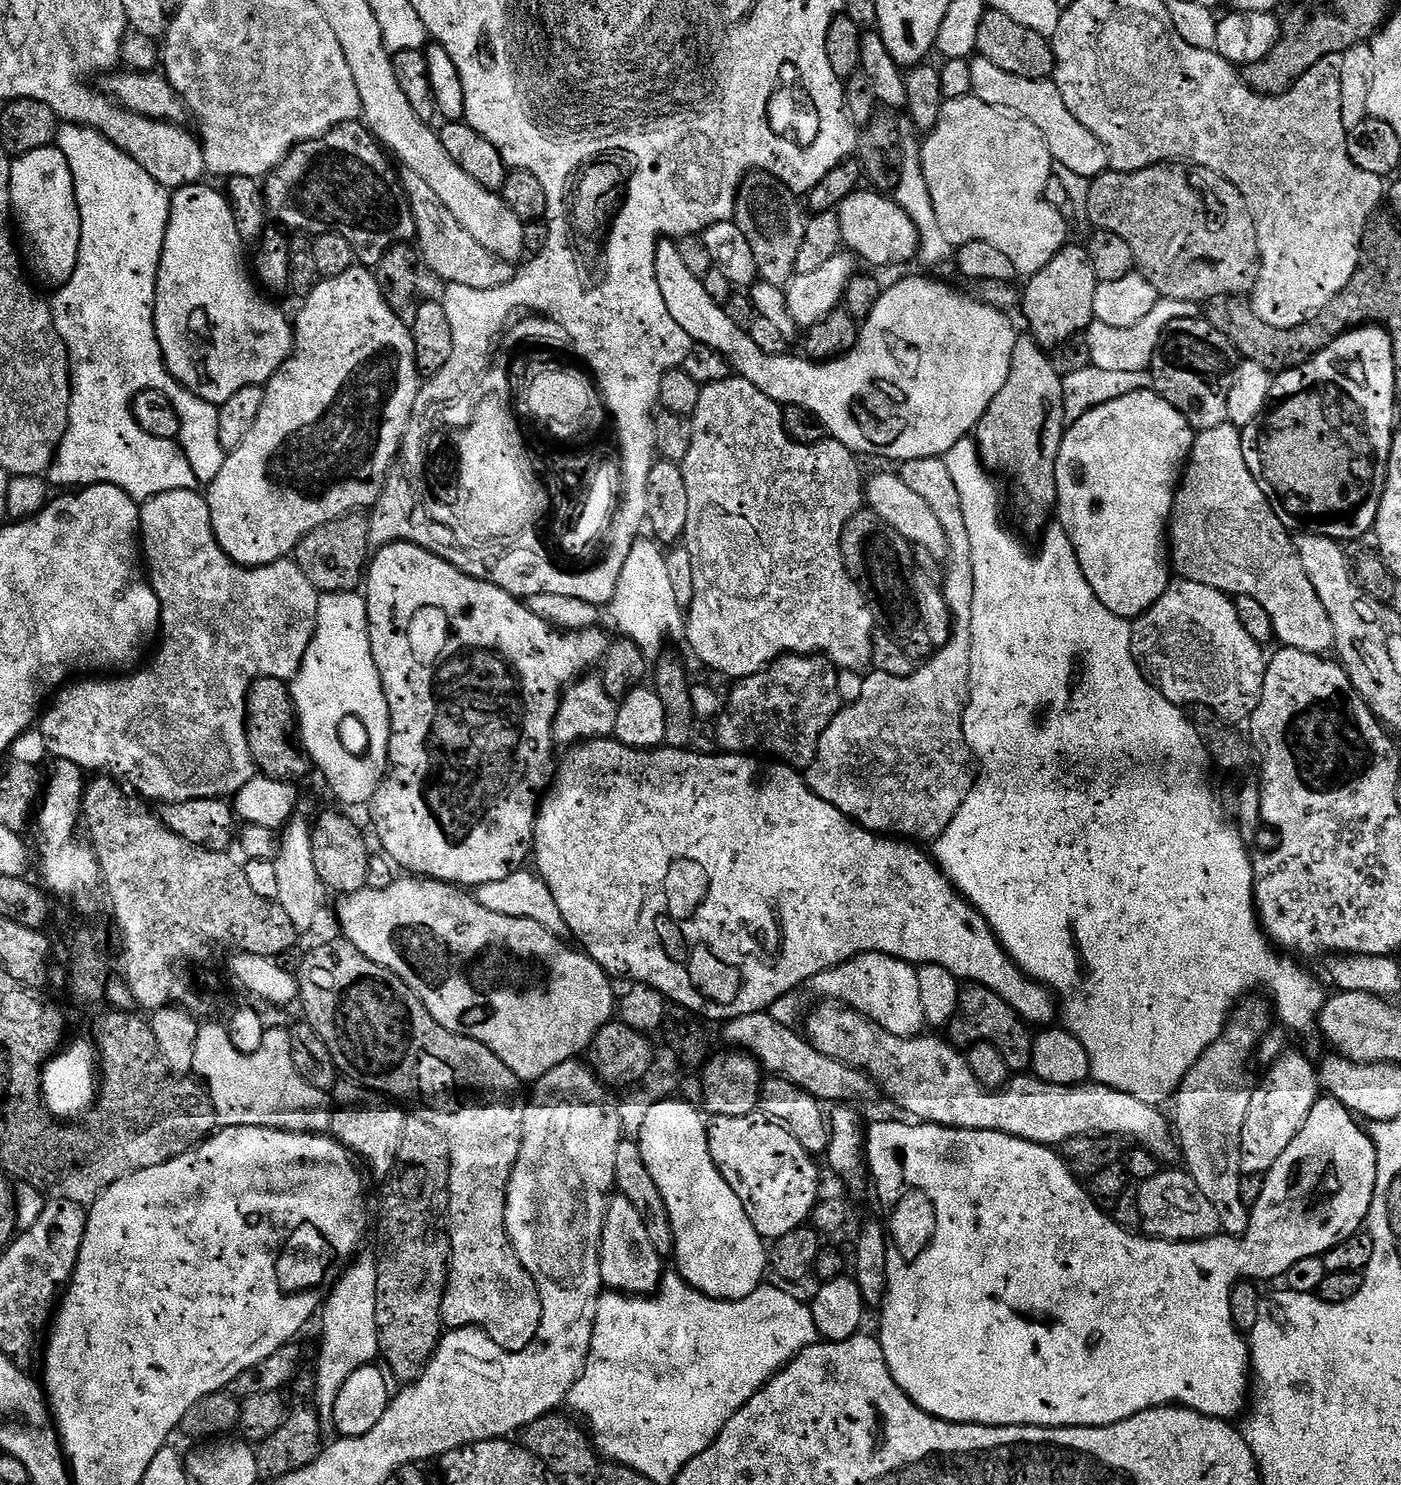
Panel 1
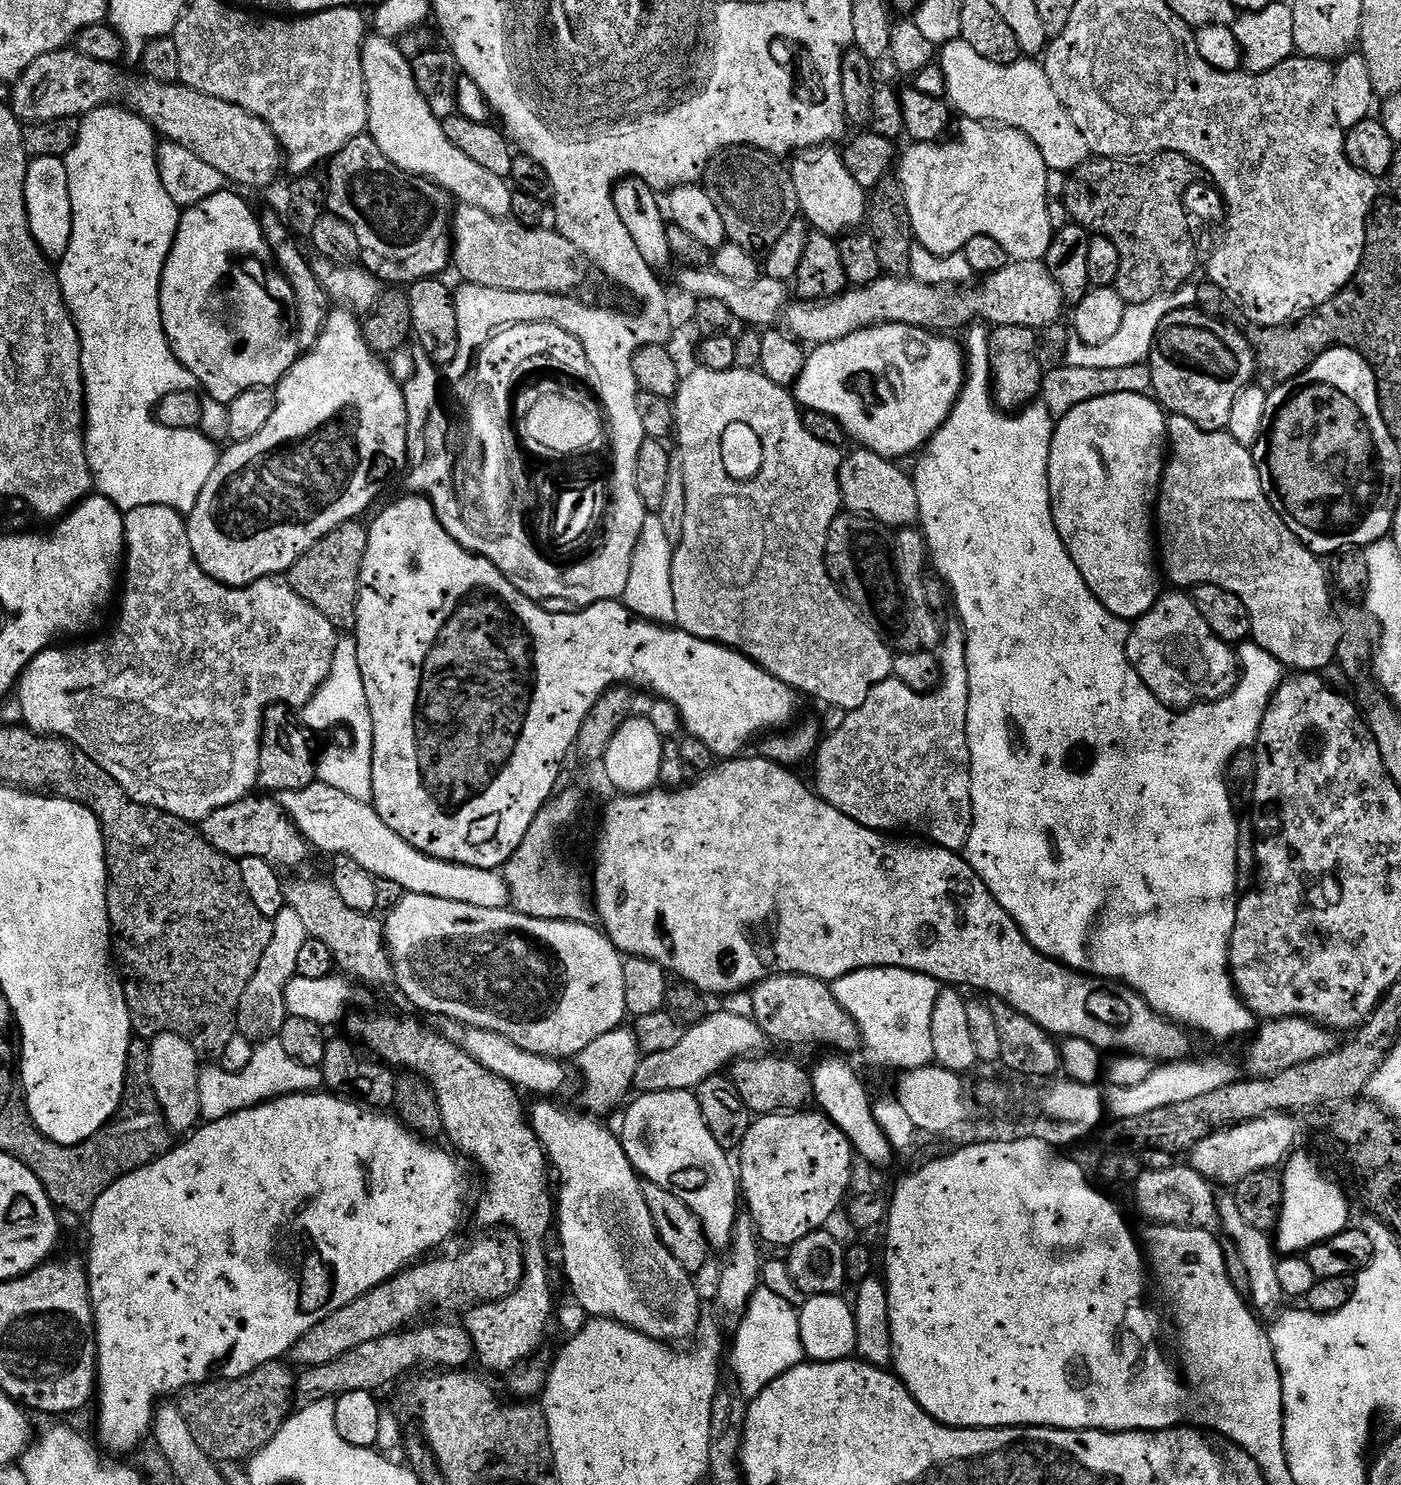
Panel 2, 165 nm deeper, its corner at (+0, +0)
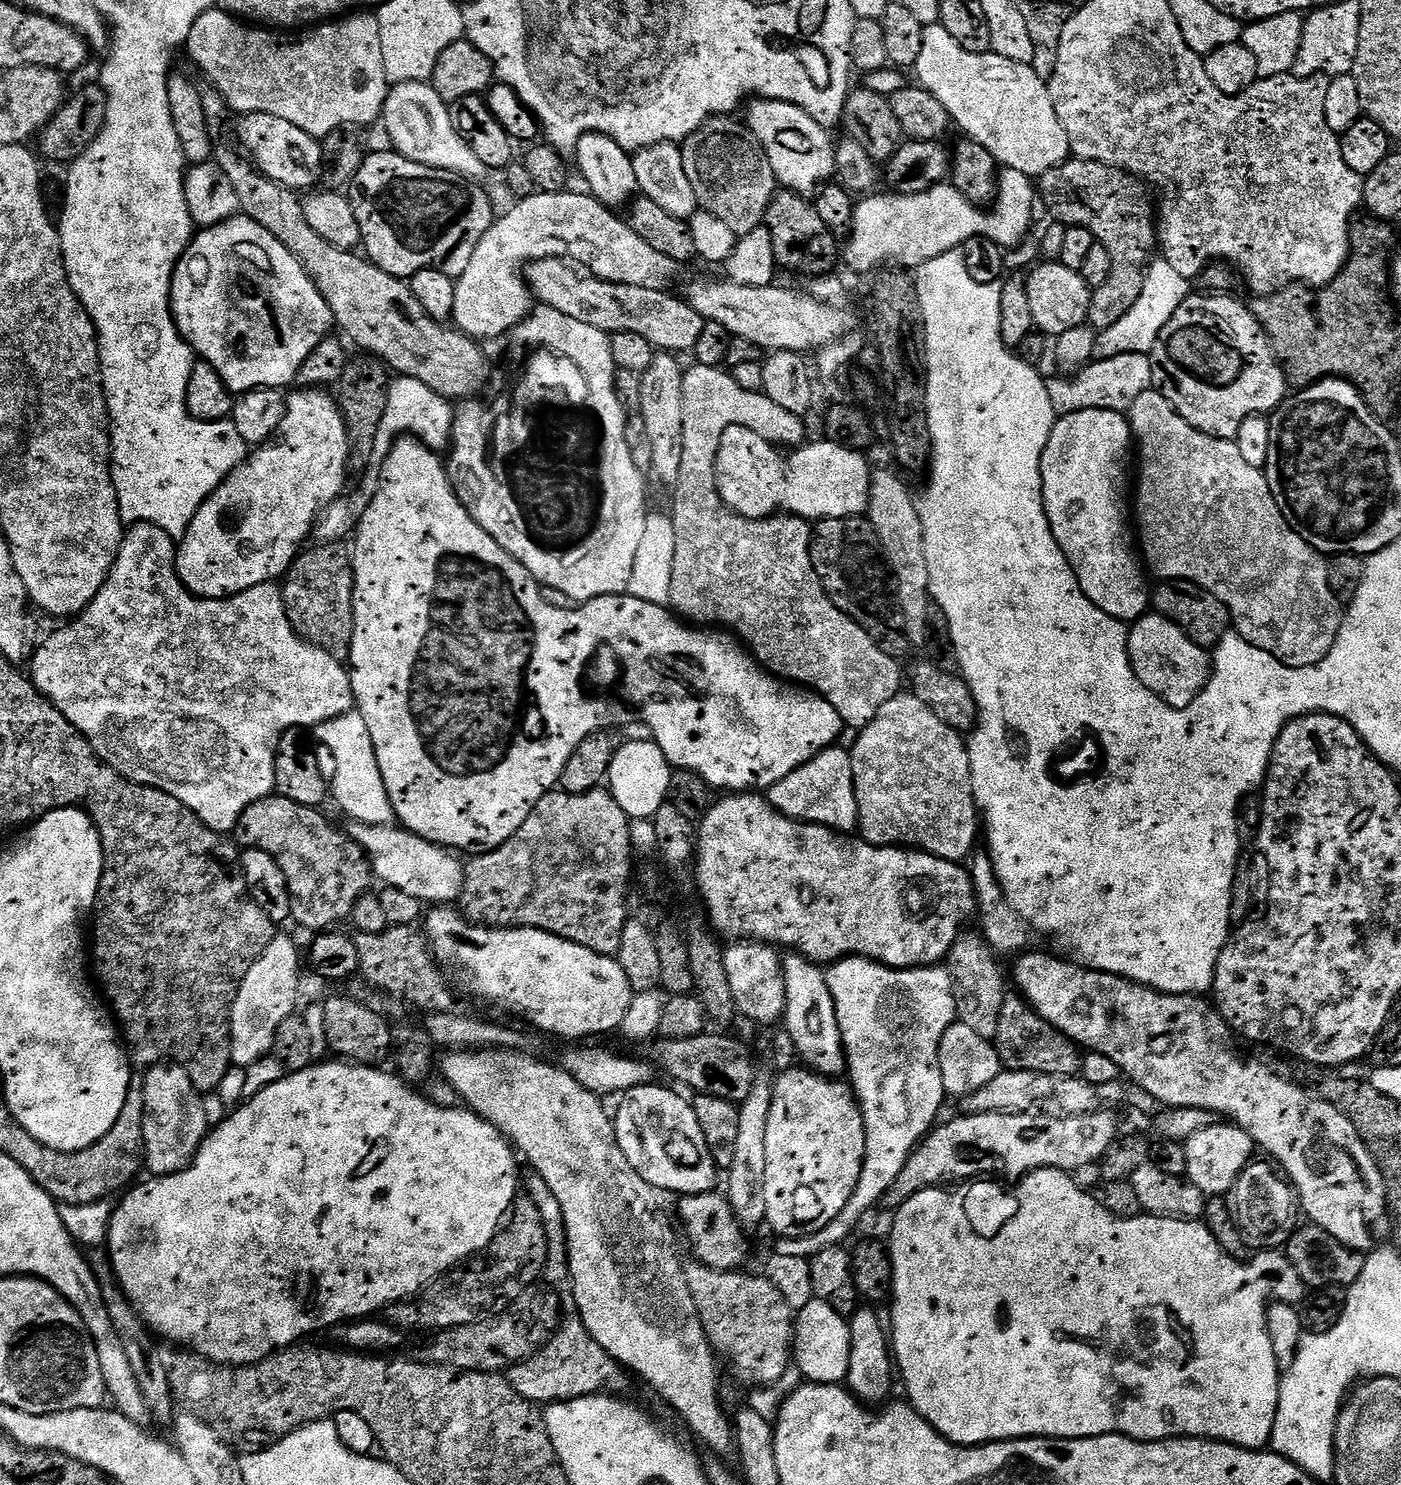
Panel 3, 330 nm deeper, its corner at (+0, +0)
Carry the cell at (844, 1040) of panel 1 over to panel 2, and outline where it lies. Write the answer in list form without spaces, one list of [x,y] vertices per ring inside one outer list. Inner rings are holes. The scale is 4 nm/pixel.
[[[798,974],[772,976],[751,989],[750,996],[752,996],[750,1015],[769,1041],[777,1040],[780,1044],[833,1044],[837,1048],[833,1049],[840,1054],[848,1054],[844,1052],[852,1052],[855,1048],[861,1047],[860,1029],[852,1021],[850,1014],[846,1014],[846,1010],[838,1006],[831,987],[823,980]]]

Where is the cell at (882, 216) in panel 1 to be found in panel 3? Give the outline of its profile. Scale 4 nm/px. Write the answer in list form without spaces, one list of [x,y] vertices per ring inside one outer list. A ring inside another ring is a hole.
[[[763,98],[753,99],[747,108],[747,131],[760,143],[762,150],[766,150],[766,158],[770,158],[776,183],[781,189],[811,197],[837,175],[836,144],[828,137],[831,136],[829,129],[814,122],[806,110],[790,102]]]

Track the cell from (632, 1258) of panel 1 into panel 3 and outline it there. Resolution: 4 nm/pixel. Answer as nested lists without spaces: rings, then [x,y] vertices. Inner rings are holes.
[[[506,1048],[452,1050],[445,1055],[448,1057],[444,1061],[442,1059],[439,1061],[438,1072],[444,1075],[445,1082],[465,1100],[461,1101],[471,1111],[477,1112],[483,1120],[490,1122],[503,1136],[508,1137],[517,1153],[523,1159],[525,1156],[536,1167],[533,1168],[535,1175],[541,1176],[546,1182],[546,1186],[550,1186],[554,1198],[558,1198],[558,1206],[562,1206],[562,1218],[566,1226],[568,1261],[570,1262],[570,1274],[572,1275],[572,1293],[576,1303],[576,1315],[582,1318],[582,1322],[586,1326],[586,1330],[590,1330],[594,1342],[598,1342],[598,1346],[602,1346],[602,1350],[606,1350],[606,1354],[610,1354],[616,1360],[616,1363],[627,1369],[633,1377],[641,1376],[684,1419],[689,1430],[706,1447],[713,1448],[716,1451],[713,1453],[724,1454],[720,1452],[728,1451],[731,1453],[734,1448],[734,1424],[730,1416],[724,1413],[723,1406],[720,1405],[720,1376],[716,1373],[718,1356],[712,1347],[712,1343],[708,1340],[706,1330],[700,1321],[698,1306],[690,1294],[690,1286],[686,1282],[686,1274],[684,1273],[684,1264],[682,1259],[680,1260],[679,1254],[676,1253],[676,1232],[672,1229],[667,1214],[660,1209],[659,1198],[661,1199],[661,1197],[658,1195],[657,1189],[643,1180],[638,1174],[638,1170],[634,1170],[634,1166],[630,1166],[626,1154],[622,1154],[622,1150],[618,1146],[613,1117],[610,1112],[604,1109],[605,1101],[601,1097],[595,1096],[590,1090],[586,1090],[586,1086],[578,1083],[570,1073],[564,1071],[563,1067],[556,1065],[555,1068],[552,1064],[546,1064],[542,1060],[535,1060],[532,1056],[524,1055],[528,1054],[520,1050]]]

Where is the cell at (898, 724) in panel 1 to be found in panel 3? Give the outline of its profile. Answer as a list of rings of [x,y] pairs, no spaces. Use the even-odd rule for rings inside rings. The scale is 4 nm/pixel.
[[[898,694],[874,714],[874,722],[859,729],[852,754],[854,790],[858,798],[859,835],[876,848],[907,848],[929,852],[940,860],[964,862],[976,844],[978,809],[972,793],[972,771],[965,737],[956,732],[930,706],[911,694]]]

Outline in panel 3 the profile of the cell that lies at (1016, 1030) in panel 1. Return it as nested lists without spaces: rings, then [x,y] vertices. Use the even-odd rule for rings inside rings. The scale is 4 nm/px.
[[[1019,994],[1005,995],[1002,1002],[1002,1015],[998,1017],[998,1034],[995,1038],[996,1052],[1000,1055],[1001,1065],[1009,1072],[1026,1070],[1038,1074],[1054,1074],[1055,1076],[1079,1076],[1080,1061],[1082,1059],[1081,1049],[1066,1034],[1062,1034],[1046,1018],[1036,1013],[1035,1008]]]

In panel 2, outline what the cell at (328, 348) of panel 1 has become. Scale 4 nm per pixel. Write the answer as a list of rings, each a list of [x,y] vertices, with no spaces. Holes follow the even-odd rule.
[[[339,306],[333,307],[328,313],[326,330],[322,330],[322,338],[309,352],[303,353],[292,365],[291,370],[275,385],[276,409],[270,422],[254,438],[237,440],[231,446],[219,453],[219,460],[214,466],[214,472],[210,474],[206,486],[198,496],[197,504],[191,513],[186,516],[188,522],[188,537],[190,538],[190,550],[194,550],[194,558],[198,566],[210,578],[214,578],[223,584],[229,584],[232,588],[246,588],[255,580],[267,580],[286,574],[330,530],[342,526],[346,522],[363,517],[363,512],[375,502],[384,488],[384,483],[395,474],[396,468],[407,465],[408,461],[408,436],[407,436],[407,408],[404,389],[401,381],[392,377],[392,372],[383,364],[381,357],[366,342],[364,330],[357,313],[349,312],[348,309]]]

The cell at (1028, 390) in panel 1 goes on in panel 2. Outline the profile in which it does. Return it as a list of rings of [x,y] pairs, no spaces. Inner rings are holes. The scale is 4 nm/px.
[[[1002,326],[992,328],[988,333],[988,367],[992,399],[1001,410],[1023,410],[1043,393],[1046,369],[1040,365],[1040,355],[1036,349],[1038,332],[1026,326]]]

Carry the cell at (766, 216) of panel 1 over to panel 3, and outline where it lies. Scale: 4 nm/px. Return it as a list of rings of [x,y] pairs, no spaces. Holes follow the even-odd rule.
[[[731,115],[711,117],[699,132],[689,134],[680,153],[686,178],[690,178],[690,186],[694,186],[700,208],[726,222],[739,238],[764,224],[766,210],[776,196],[778,185],[766,150],[762,150],[741,121],[739,124],[732,119],[736,118]]]

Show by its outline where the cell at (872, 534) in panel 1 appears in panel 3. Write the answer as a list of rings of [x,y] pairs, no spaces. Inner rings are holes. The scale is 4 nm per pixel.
[[[864,516],[821,519],[812,530],[812,565],[826,594],[887,656],[904,658],[910,652],[906,618],[900,609],[896,586],[878,551],[880,540]]]

